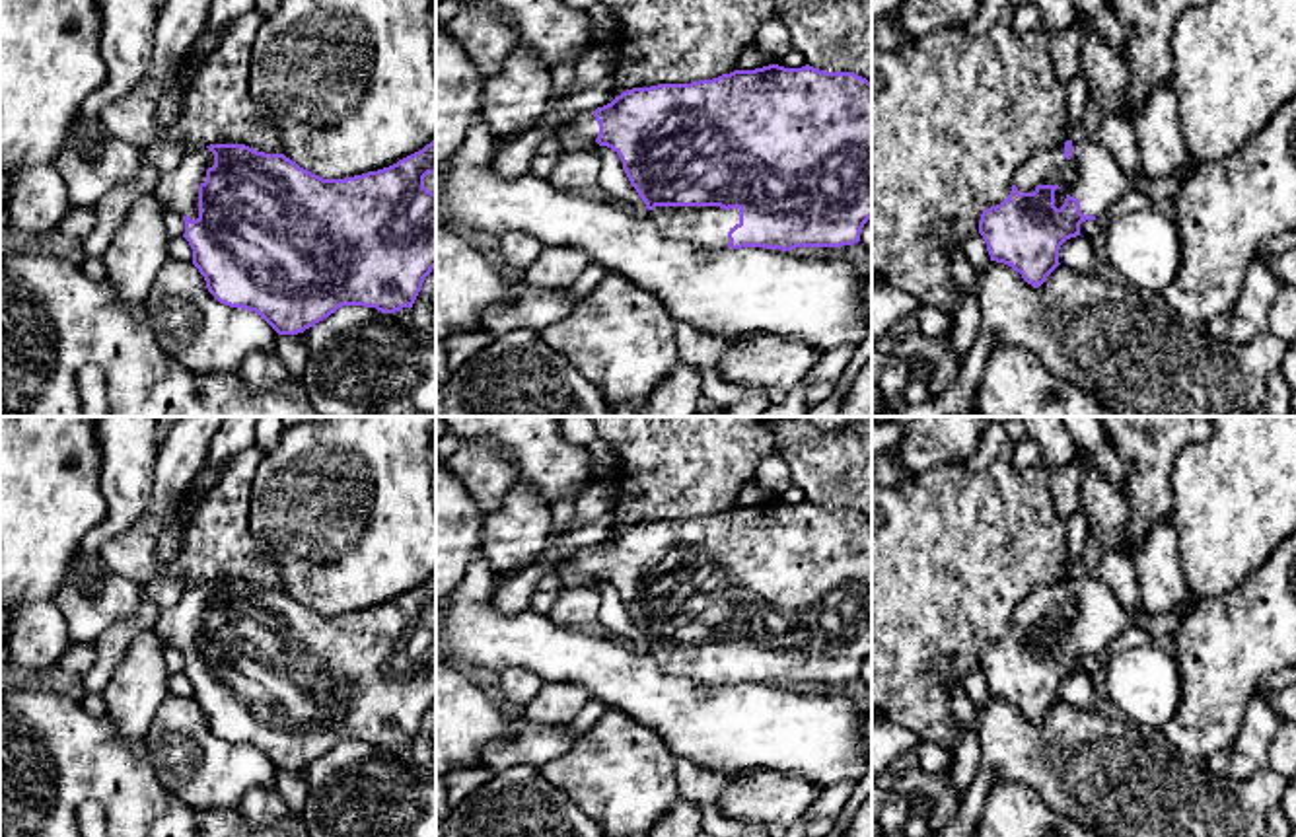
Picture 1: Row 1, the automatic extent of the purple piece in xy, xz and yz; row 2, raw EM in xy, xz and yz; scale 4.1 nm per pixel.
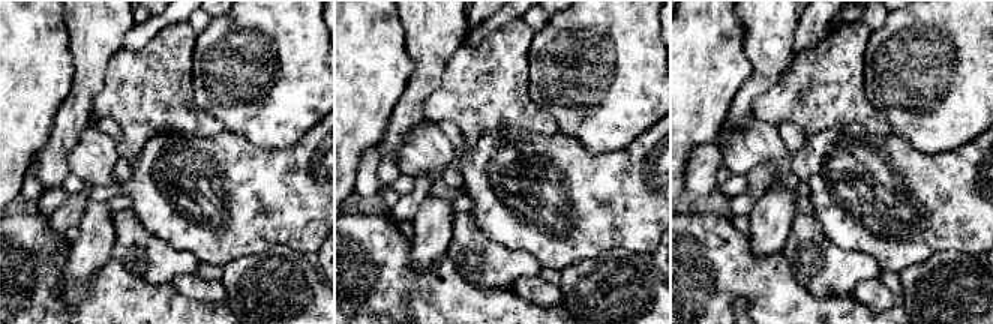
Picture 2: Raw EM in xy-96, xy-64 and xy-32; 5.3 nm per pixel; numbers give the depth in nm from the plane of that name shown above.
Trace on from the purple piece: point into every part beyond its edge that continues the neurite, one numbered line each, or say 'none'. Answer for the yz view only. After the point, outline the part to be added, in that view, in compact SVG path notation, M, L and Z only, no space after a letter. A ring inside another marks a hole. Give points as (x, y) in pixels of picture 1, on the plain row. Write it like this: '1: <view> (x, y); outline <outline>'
1: yz (1092, 612); outline M1072 576L1072 594L1064 594L1064 580L1035 588L1014 611L1020 629L1033 629L1037 621L1057 621L1055 642L1061 644L1070 631L1080 637L1080 648L1096 654L1131 629L1152 637L1173 635L1183 611L1150 613L1134 621L1119 601L1117 594L1099 578Z

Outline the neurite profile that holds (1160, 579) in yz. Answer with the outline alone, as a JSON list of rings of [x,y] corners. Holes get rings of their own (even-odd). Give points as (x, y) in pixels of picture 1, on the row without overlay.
[[[1170,518],[1158,520],[1133,555],[1142,605],[1150,613],[1191,609],[1193,592],[1177,559],[1177,537]]]

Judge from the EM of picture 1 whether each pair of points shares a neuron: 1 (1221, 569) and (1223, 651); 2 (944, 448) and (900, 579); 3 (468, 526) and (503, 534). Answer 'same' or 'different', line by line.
1: different
2: different
3: different

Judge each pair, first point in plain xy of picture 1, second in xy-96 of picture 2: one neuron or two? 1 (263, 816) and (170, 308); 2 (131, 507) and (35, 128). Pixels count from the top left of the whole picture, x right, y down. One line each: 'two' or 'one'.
1: two
2: two

